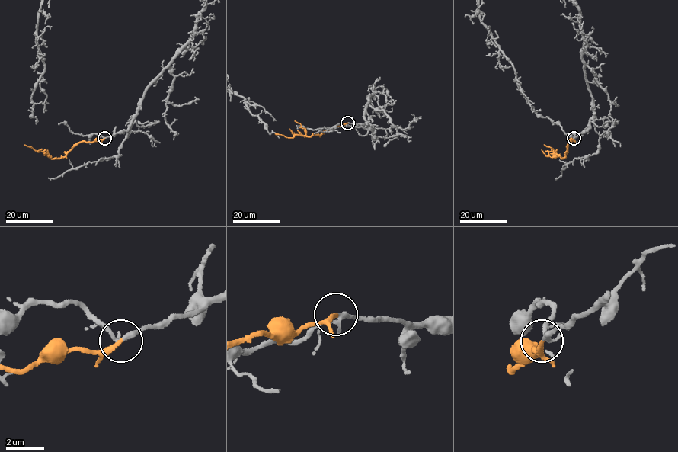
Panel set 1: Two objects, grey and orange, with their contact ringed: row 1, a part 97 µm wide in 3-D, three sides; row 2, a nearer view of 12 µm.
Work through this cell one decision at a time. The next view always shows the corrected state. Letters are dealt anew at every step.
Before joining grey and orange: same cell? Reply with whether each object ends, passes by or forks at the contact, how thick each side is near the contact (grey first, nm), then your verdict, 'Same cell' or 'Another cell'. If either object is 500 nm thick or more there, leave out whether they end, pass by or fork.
At the ring grey passes by. At the ring orange ends. Thickness 240 nm (grey) against 240 nm. Same cell

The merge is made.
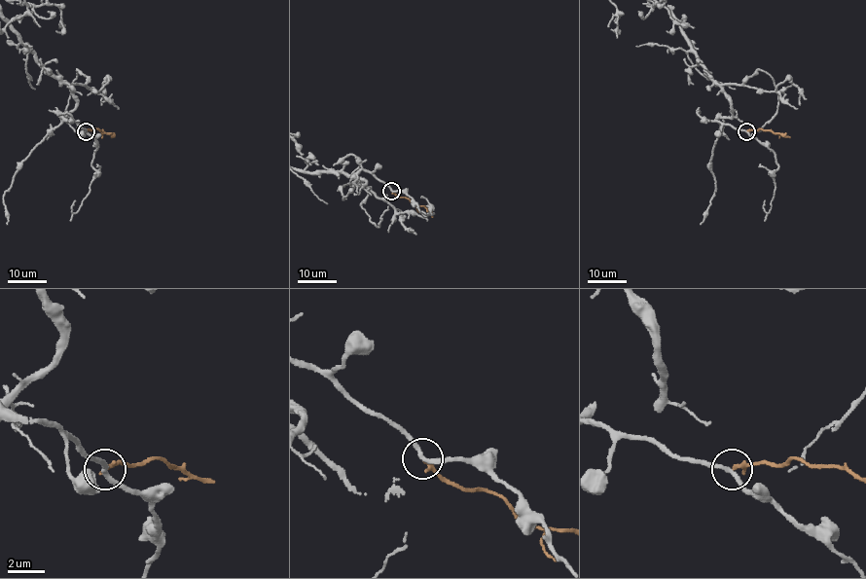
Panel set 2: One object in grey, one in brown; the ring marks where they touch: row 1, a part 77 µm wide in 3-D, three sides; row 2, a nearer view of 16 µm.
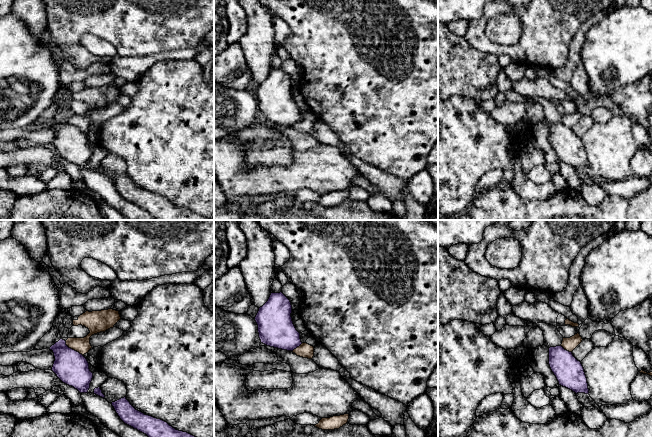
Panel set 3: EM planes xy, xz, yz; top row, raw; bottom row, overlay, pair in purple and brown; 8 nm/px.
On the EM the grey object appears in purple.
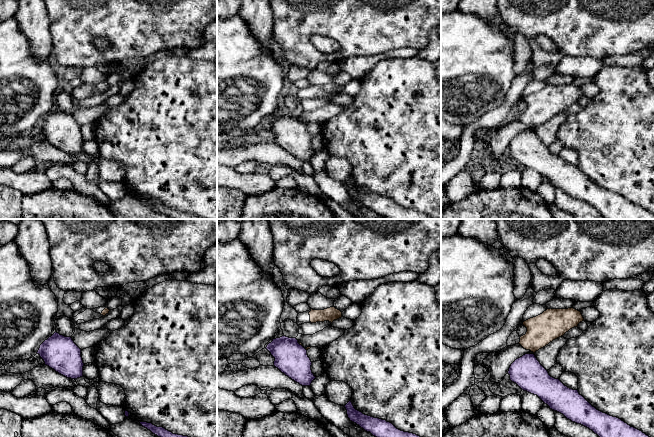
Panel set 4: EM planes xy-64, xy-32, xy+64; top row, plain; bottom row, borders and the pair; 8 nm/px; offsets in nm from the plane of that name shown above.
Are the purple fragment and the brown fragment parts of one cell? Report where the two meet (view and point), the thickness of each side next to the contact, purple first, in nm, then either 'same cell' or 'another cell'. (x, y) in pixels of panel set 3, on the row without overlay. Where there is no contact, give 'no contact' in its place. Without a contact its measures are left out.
xy (72, 125) | 280/130 nm | another cell

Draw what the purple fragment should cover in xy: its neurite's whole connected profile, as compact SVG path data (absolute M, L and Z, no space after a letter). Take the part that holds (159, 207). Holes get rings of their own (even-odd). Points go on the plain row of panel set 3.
M126 173L111 180L125 200L146 210L157 220L210 220L187 208L176 206L161 195L136 186Z

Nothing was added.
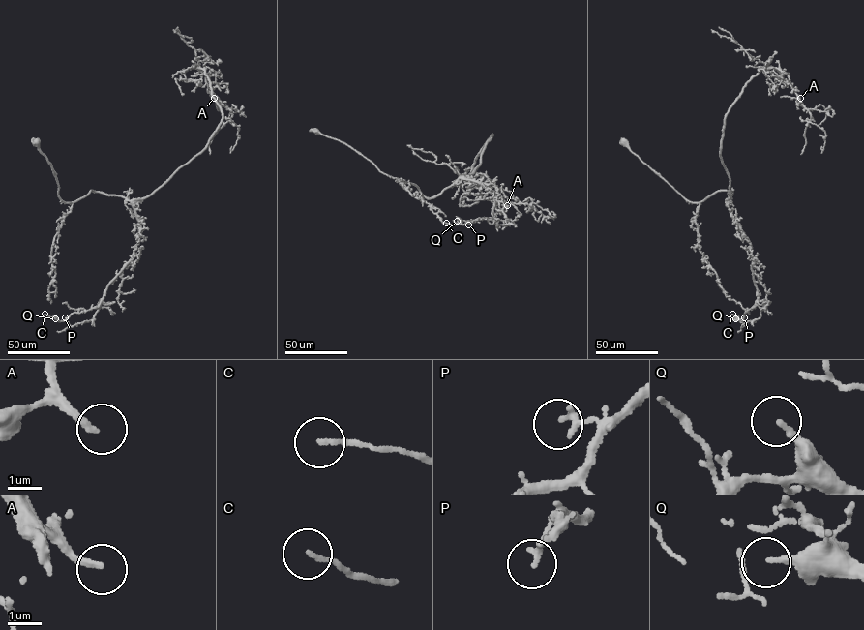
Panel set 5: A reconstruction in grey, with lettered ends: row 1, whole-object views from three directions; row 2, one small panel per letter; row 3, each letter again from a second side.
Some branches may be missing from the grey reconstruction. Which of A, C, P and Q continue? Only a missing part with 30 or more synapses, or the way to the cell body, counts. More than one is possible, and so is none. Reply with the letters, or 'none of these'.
A

